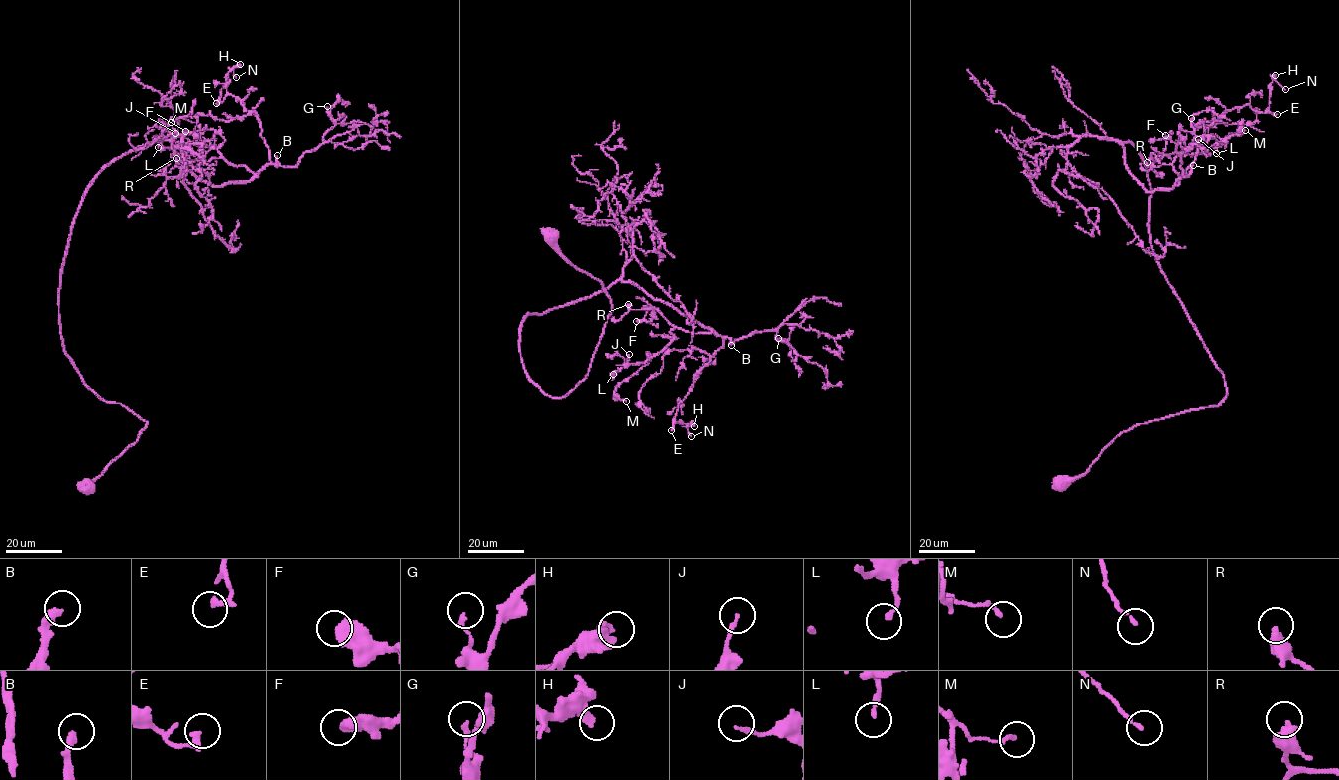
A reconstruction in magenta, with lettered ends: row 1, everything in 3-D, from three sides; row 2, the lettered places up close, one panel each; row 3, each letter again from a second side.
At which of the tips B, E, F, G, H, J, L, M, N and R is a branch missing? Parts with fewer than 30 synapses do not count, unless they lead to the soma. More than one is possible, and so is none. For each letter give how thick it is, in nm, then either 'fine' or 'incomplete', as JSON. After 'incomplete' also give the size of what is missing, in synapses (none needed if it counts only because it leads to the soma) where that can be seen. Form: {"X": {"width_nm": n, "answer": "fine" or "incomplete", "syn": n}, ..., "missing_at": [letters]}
{"B": {"width_nm": 360, "answer": "incomplete", "syn": 250}, "E": {"width_nm": 260, "answer": "fine"}, "F": {"width_nm": 500, "answer": "fine"}, "G": {"width_nm": 170, "answer": "fine"}, "H": {"width_nm": 440, "answer": "fine"}, "J": {"width_nm": 170, "answer": "fine"}, "L": {"width_nm": 170, "answer": "fine"}, "M": {"width_nm": 160, "answer": "fine"}, "N": {"width_nm": 150, "answer": "fine"}, "R": {"width_nm": 480, "answer": "fine"}, "missing_at": ["B"]}

